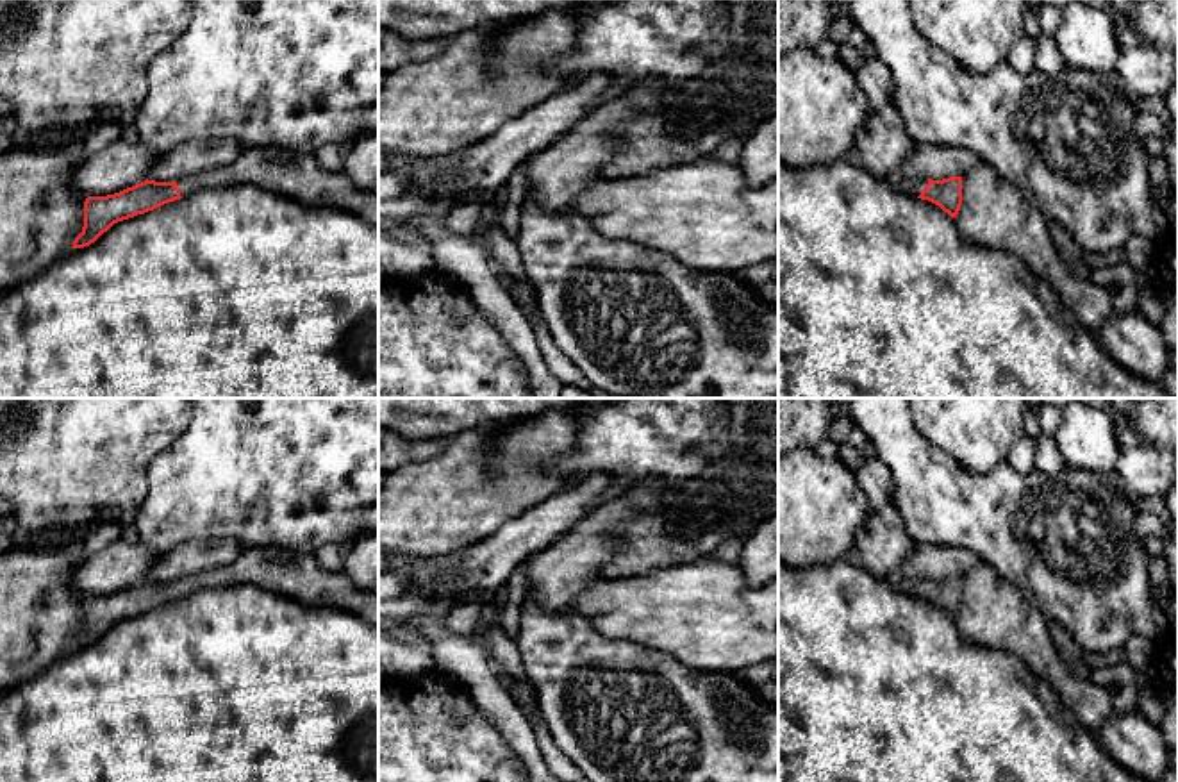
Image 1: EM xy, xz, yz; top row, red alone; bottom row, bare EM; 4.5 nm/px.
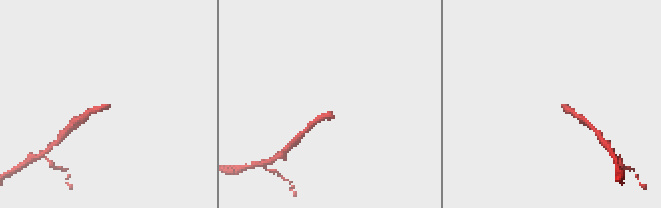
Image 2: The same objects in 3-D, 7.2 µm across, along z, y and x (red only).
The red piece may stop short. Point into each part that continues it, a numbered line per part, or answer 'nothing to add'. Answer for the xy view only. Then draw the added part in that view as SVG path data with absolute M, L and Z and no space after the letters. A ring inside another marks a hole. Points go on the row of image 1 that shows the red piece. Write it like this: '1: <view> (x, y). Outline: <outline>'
1: xy (298, 175). Outline: M248 148L230 164L177 179L180 196L250 184L311 207L334 207L378 225L378 193L357 187L344 170L332 173L314 155L282 148Z

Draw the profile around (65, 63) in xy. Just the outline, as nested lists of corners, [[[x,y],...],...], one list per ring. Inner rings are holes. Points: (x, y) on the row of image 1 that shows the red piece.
[[[0,0],[0,98],[5,98],[11,104],[18,127],[29,132],[55,129],[55,127],[79,127],[79,125],[89,127],[91,123],[105,118],[105,112],[109,109],[136,111],[143,104],[148,93],[146,70],[152,59],[159,55],[162,50],[166,50],[187,29],[195,11],[195,4],[196,0]]]

